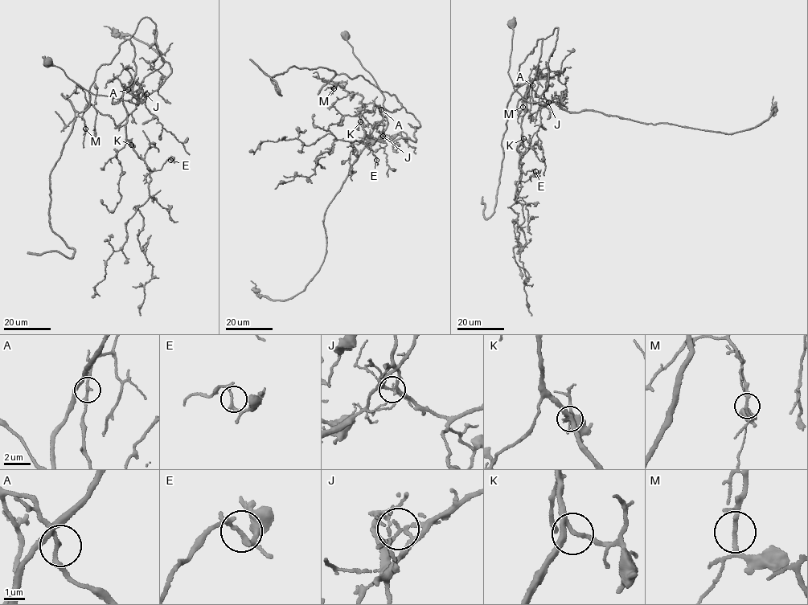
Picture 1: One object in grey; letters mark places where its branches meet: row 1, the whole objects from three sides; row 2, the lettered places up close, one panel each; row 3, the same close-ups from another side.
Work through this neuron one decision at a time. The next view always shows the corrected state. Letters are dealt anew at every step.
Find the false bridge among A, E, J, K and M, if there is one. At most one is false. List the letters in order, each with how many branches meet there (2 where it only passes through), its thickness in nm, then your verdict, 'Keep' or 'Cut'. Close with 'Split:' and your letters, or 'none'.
A: Branches: 3. Thickness 150 nm. Keep
E: Branches: 3. Thickness 180 nm. Keep
J: Branches: 3. Thickness 150 nm. Cut
K: Branches: 3. Thickness 200 nm. Keep
M: Branches: 3. Thickness 160 nm. Keep
Split: J

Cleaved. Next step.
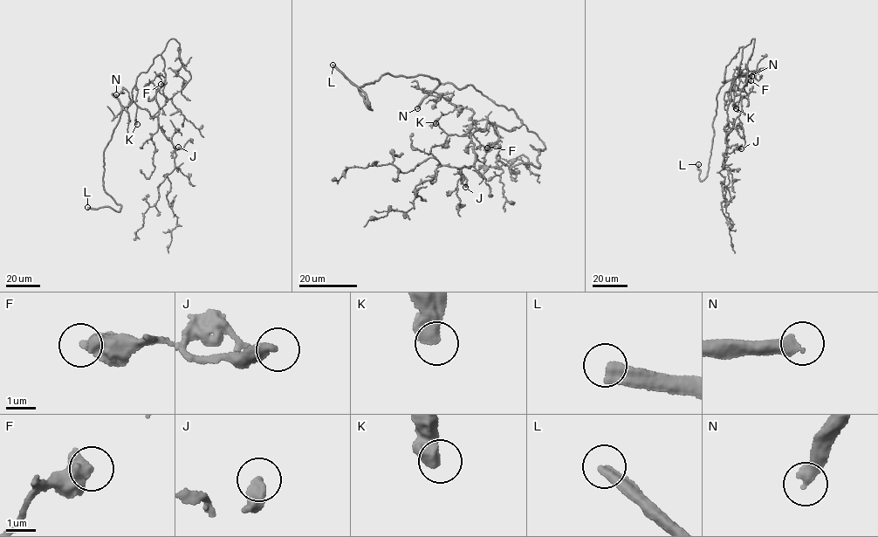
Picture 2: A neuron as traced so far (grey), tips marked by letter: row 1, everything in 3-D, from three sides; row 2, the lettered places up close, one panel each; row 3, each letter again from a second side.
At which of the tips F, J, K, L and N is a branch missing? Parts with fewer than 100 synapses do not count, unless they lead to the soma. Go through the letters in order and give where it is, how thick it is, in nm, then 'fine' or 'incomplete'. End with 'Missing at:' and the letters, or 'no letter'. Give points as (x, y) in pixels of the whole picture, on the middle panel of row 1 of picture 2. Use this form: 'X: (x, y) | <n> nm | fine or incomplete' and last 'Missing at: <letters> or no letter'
F: (487, 148) | 550 nm | fine
J: (465, 187) | 400 nm | fine
K: (435, 123) | 600 nm | fine
L: (332, 65) | 460 nm | incomplete
N: (417, 108) | 440 nm | incomplete
Missing at: L, N

